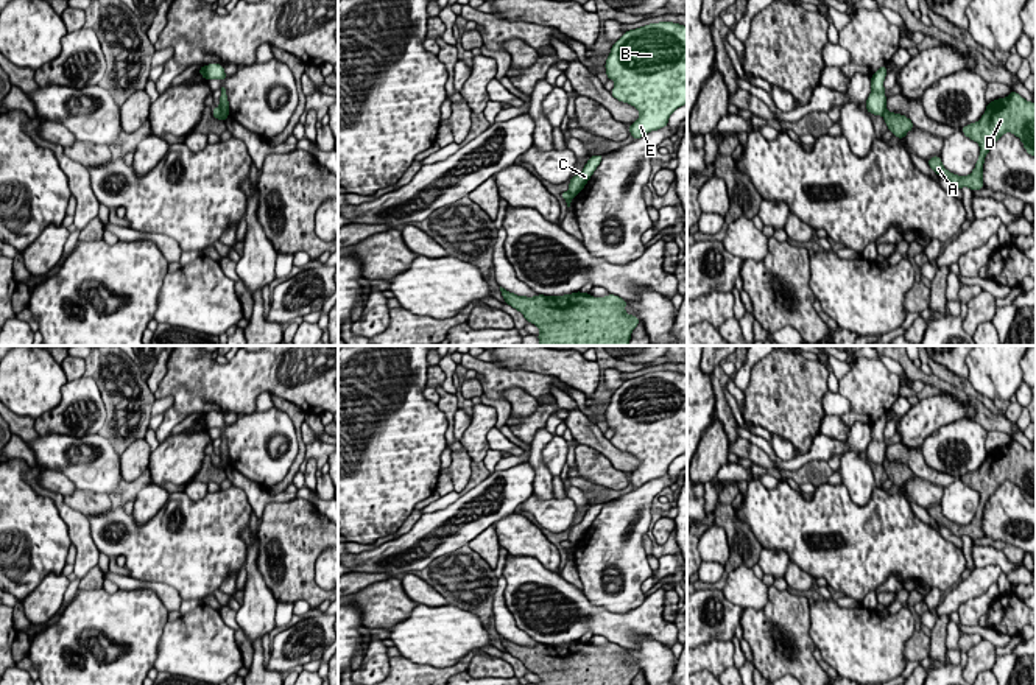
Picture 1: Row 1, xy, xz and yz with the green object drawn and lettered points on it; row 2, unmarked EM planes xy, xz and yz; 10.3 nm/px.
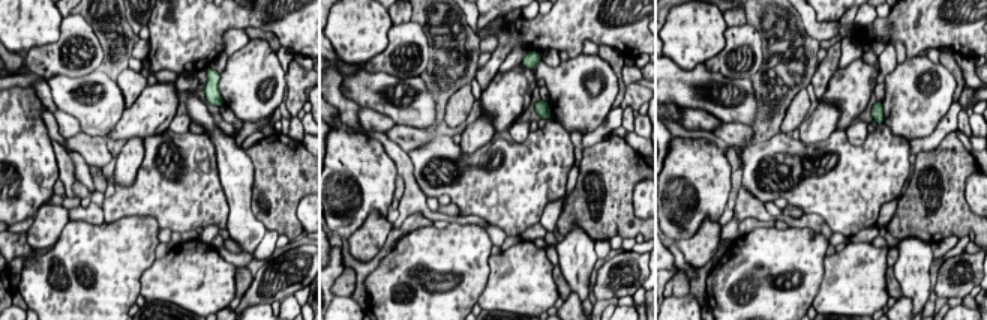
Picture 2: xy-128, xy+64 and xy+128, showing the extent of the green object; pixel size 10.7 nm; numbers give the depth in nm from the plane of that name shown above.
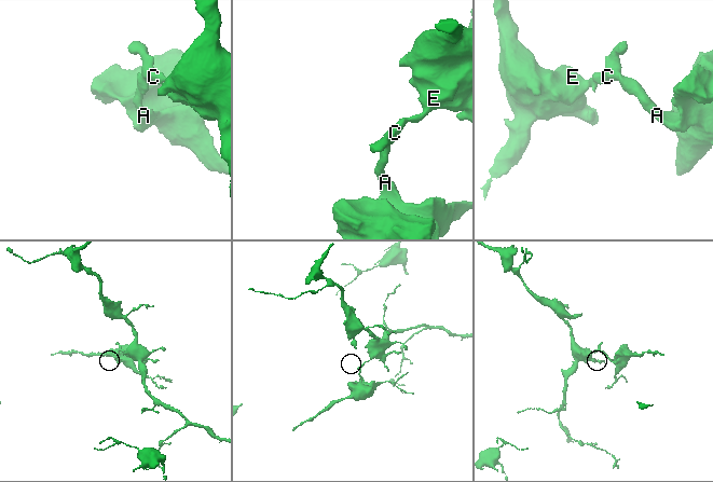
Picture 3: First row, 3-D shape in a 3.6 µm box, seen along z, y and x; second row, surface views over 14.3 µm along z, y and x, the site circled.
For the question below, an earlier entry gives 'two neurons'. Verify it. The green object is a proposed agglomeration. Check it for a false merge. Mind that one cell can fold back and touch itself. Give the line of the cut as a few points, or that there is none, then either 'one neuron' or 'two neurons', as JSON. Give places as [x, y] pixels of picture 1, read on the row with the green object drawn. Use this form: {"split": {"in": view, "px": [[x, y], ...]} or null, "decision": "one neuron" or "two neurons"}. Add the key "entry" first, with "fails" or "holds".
{"entry": "holds", "split": {"in": "yz", "px": [[885, 108], [882, 114]]}, "decision": "two neurons"}

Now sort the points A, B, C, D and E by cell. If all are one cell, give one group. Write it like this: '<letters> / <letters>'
A D / B C E

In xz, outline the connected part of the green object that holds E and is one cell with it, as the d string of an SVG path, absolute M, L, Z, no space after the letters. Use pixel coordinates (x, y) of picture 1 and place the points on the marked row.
M673 22L628 30L612 47L604 64L612 79L611 95L634 106L640 117L629 125L634 140L668 125L670 115L687 104L687 26Z

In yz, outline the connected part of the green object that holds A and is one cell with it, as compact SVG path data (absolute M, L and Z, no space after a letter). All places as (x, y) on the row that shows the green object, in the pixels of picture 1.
M1014 90L1005 98L988 103L981 118L961 128L961 131L980 145L978 160L969 176L958 176L946 170L939 156L927 160L936 174L950 181L957 188L969 187L972 191L983 188L985 156L1005 132L1019 137L1025 151L1036 157L1036 104Z

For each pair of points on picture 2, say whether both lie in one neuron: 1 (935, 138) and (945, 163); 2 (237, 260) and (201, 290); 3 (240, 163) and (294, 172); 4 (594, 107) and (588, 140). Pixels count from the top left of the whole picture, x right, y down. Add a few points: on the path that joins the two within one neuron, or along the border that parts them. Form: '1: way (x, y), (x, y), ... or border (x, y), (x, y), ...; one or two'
1: border (954, 131), (933, 149), (924, 149), (917, 155); two
2: border (209, 244), (236, 268); two
3: border (245, 150), (254, 169), (252, 200); two
4: border (602, 122), (584, 135); two

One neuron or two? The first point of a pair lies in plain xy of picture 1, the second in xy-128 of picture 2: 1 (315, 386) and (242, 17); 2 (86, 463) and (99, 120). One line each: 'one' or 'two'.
1: one
2: one

